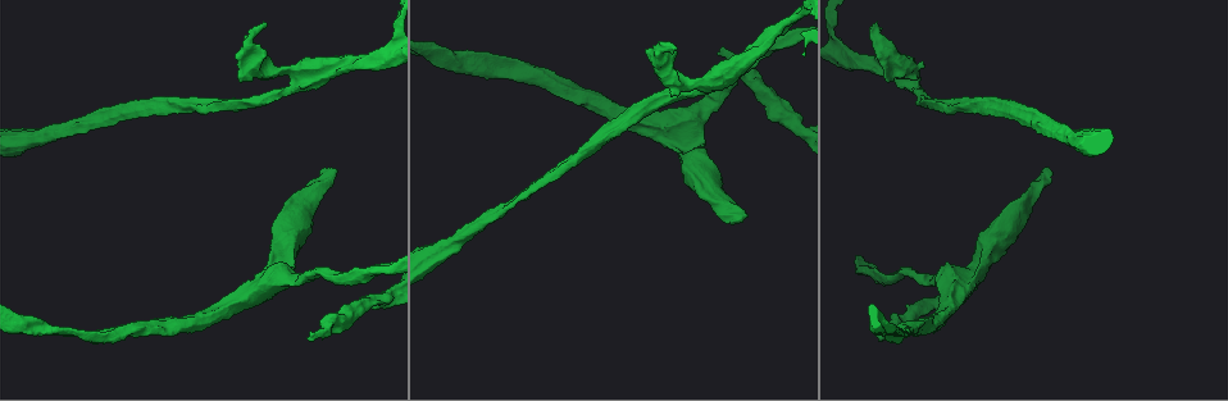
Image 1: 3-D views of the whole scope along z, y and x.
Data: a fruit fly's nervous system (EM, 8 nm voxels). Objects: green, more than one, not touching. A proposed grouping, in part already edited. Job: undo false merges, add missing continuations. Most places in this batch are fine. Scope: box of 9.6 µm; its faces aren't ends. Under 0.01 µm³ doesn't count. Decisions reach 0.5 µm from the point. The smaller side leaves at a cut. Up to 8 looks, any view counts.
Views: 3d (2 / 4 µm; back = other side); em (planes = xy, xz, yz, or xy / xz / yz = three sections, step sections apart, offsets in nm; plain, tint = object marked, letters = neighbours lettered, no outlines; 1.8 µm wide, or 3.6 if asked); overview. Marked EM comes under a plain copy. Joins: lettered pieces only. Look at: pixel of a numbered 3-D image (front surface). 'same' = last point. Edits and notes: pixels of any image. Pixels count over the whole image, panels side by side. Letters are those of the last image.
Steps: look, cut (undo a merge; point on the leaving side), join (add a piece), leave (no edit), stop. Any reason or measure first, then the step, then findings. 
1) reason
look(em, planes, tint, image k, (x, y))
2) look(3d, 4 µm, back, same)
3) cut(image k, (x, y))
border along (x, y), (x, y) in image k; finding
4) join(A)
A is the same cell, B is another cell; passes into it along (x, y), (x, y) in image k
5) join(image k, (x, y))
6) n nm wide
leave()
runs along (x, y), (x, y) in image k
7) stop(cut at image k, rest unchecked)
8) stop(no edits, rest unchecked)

two arms at a narrow angle
look(em, planes, letters, image 1, (784, 23))

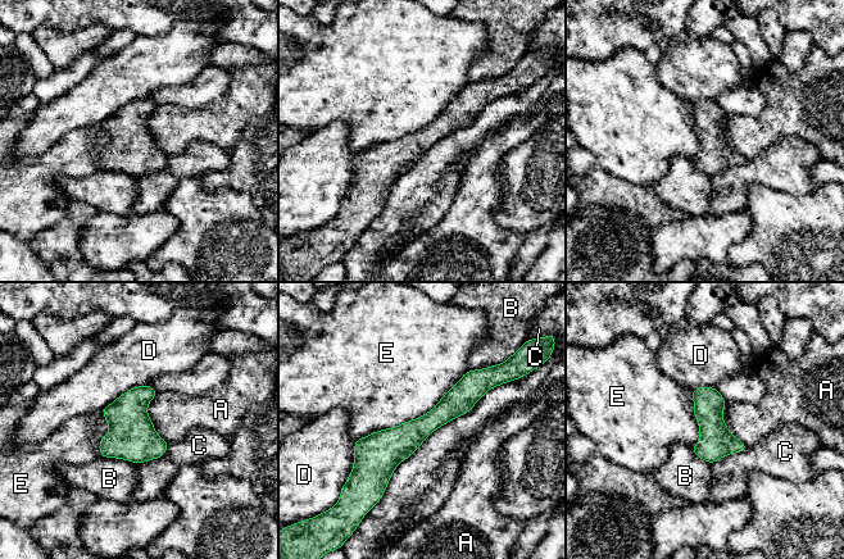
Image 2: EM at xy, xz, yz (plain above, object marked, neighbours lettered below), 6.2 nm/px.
leave()
A, B, C, D and E are other cells; runs along (488, 386), (472, 386), (357, 466) in image 2; all the same neuron

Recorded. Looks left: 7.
an open end
look(em, planes, letters, image 1, (675, 48))

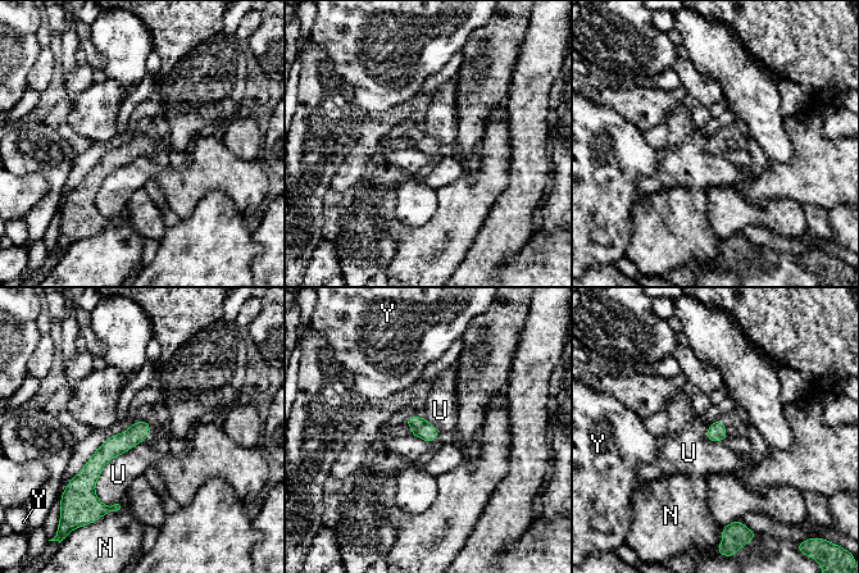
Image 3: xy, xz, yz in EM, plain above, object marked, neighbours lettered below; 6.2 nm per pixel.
U touches over 480 nm
leave()
N, U and Y are other cells; no lettered piece goes on from it

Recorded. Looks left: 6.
free end
look(3d, 4 µm, image 1, (882, 338))

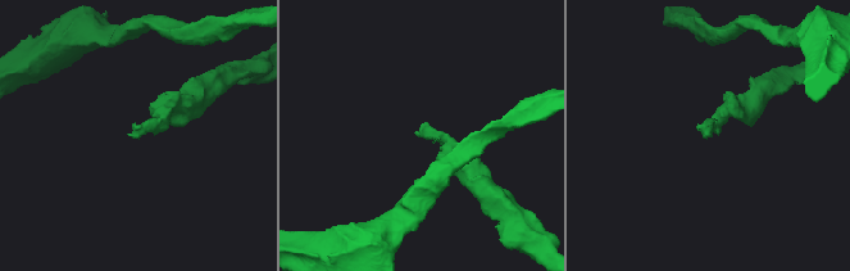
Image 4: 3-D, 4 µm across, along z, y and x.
need the tissue
look(em, 3.6 µm, planes, tint, image 4, (709, 134))

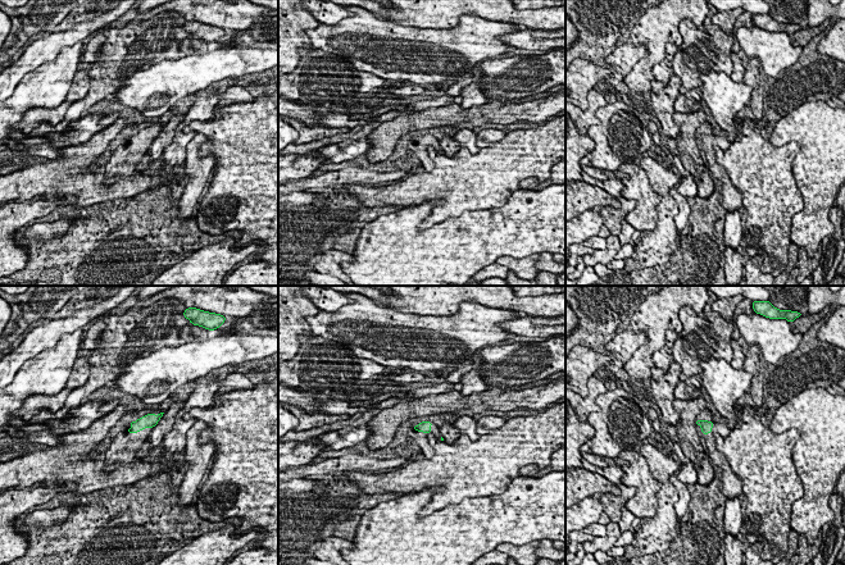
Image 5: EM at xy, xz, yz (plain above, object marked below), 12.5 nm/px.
look(em, 3.6 µm, planes, letters, same)

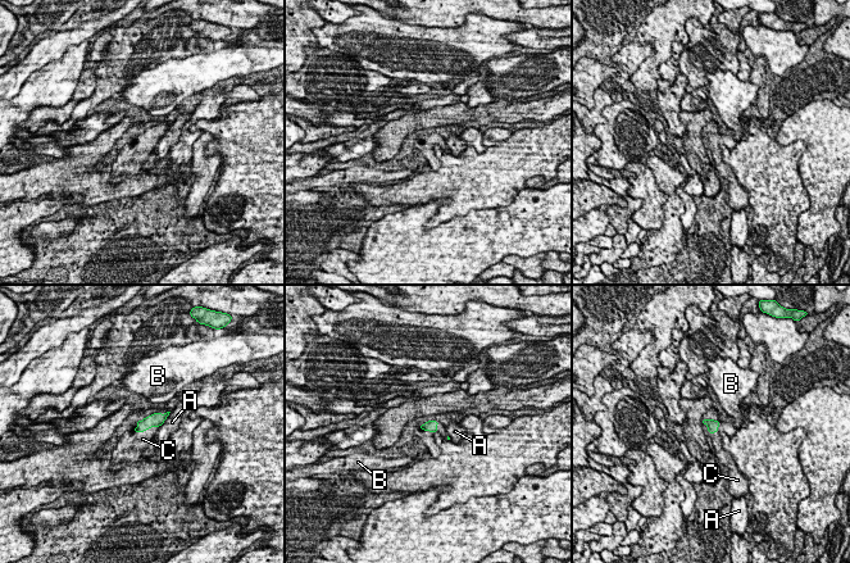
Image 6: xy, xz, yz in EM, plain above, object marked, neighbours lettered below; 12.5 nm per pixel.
join(C)
C is the same cell, A and B are other cells; passes into it along (157, 420), (146, 428), (142, 439) in image 6; the neuron continues

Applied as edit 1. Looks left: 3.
stop(join at image 6, rest unchecked)

